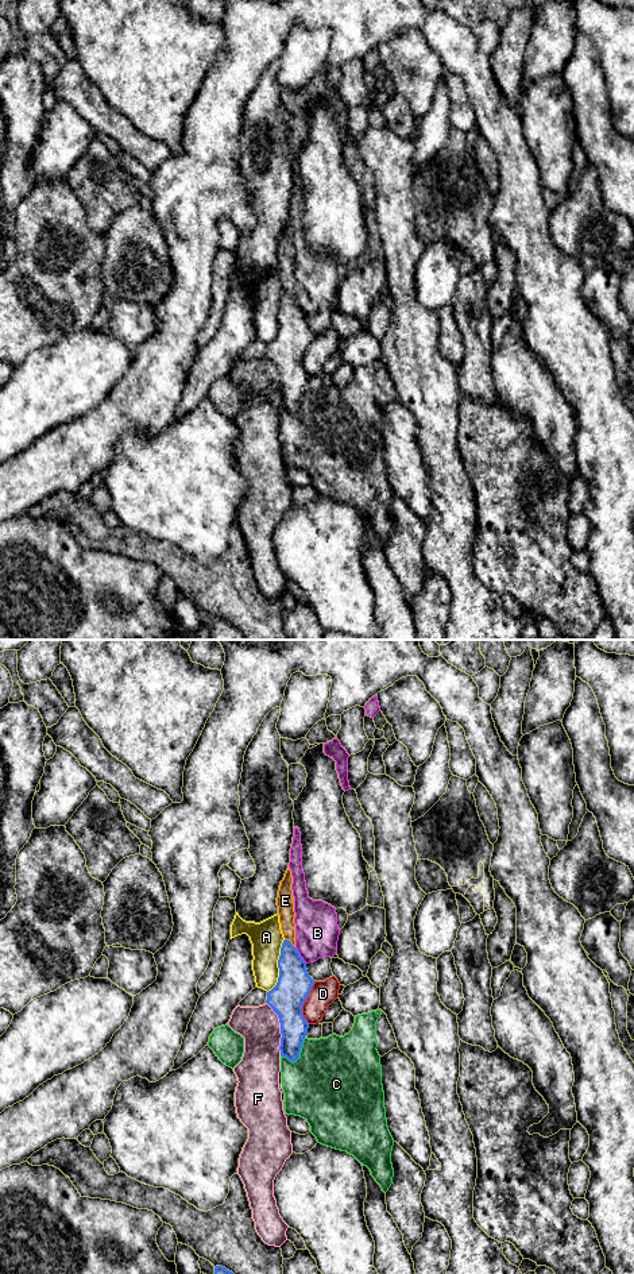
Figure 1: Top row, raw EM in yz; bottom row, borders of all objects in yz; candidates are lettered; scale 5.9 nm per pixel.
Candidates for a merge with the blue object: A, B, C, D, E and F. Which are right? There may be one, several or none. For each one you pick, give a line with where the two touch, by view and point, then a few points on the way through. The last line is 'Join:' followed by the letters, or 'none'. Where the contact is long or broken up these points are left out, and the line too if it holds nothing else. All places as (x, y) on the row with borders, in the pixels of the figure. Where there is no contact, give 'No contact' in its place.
E: Touches blue at yz (290, 942). Path across: yz (294, 984), (290, 964), (290, 942), (285, 902)
Join: E

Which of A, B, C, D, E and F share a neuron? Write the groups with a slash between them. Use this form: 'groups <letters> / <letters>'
groups A / B / C / D / E / F

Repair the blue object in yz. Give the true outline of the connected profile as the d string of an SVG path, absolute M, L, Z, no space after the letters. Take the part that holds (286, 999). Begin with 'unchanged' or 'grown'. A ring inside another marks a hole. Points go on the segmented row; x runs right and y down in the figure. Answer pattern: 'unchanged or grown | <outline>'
grown | M287 868L277 897L279 923L285 938L278 960L279 977L277 985L267 992L266 1003L279 1018L281 1055L294 1062L299 1058L309 1028L309 1023L302 1015L302 1005L314 980L309 976L306 962L295 949L295 912L291 884L293 876Z

